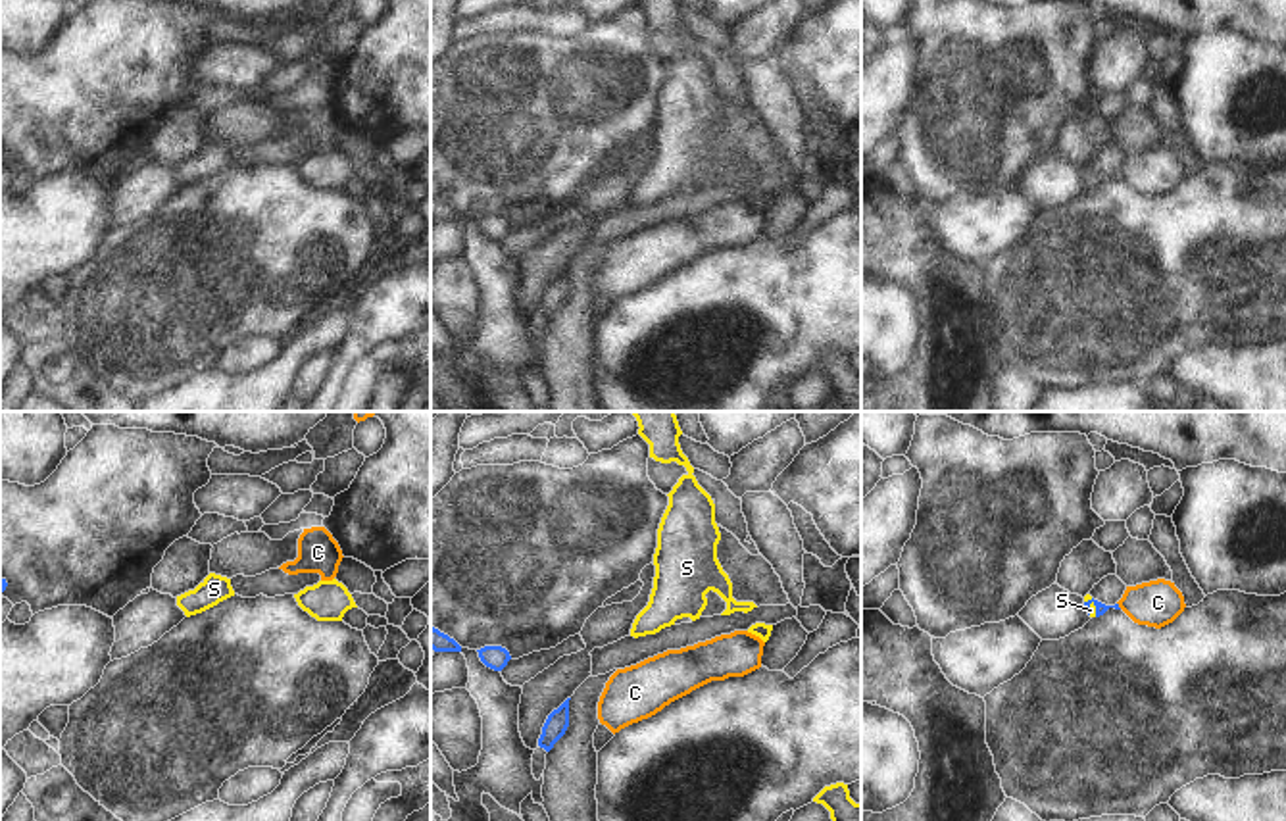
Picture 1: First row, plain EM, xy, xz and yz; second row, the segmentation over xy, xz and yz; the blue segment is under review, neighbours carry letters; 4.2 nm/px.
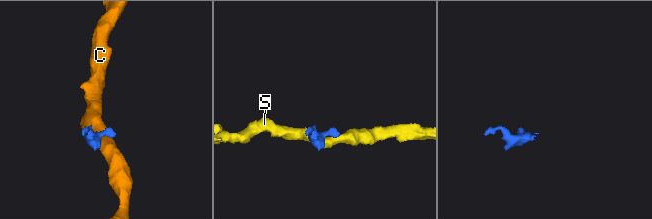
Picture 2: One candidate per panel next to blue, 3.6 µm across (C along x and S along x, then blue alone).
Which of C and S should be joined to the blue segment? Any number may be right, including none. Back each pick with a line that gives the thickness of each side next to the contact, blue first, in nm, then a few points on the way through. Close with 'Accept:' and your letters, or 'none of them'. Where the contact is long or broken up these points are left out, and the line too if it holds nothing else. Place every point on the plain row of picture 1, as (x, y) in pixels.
S: 50 nm thick on the blue side, 40 nm on the other; runs through yz (1100, 177), (1094, 174), (1090, 179)
Accept: S

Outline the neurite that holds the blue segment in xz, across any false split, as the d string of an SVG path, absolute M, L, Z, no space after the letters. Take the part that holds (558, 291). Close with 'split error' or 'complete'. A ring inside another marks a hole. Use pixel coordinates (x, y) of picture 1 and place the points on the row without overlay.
M567 267L557 279L554 279L542 296L538 315L546 321L554 317L554 313L565 304L569 296L569 269L571 267Z; complete

